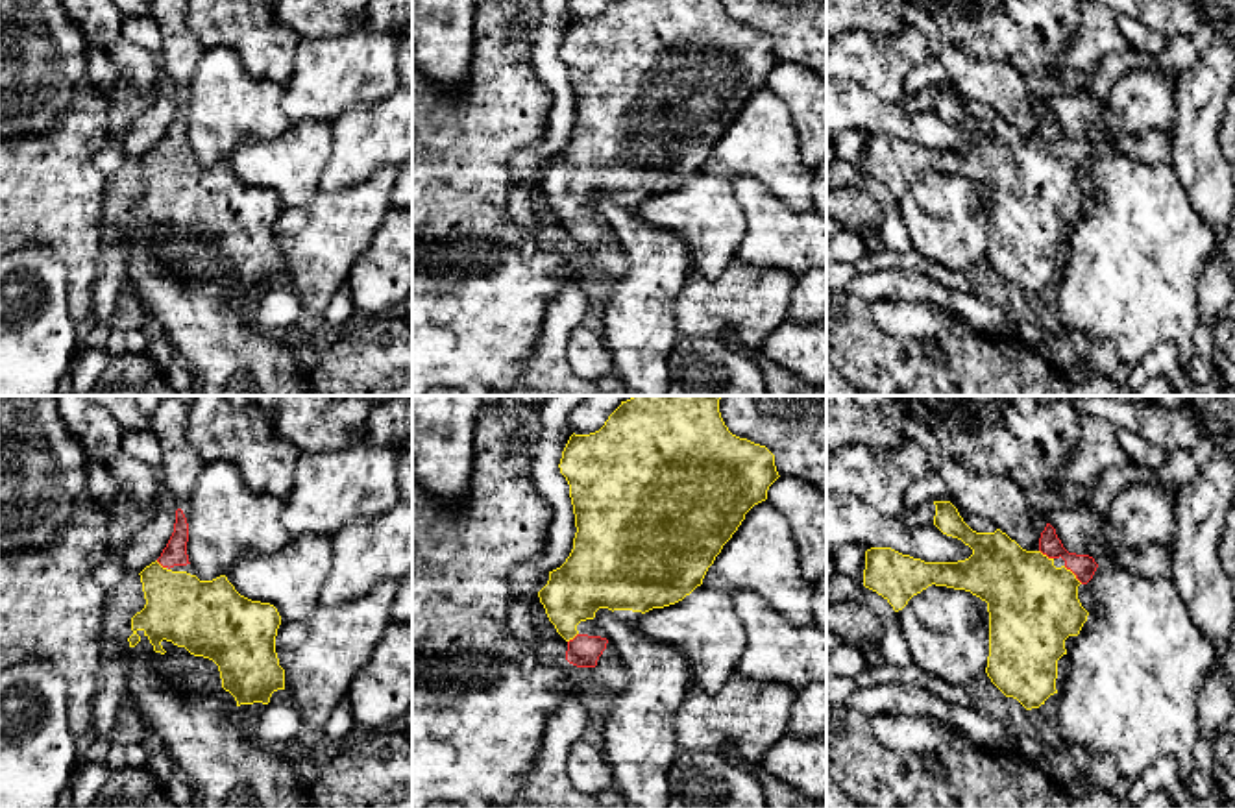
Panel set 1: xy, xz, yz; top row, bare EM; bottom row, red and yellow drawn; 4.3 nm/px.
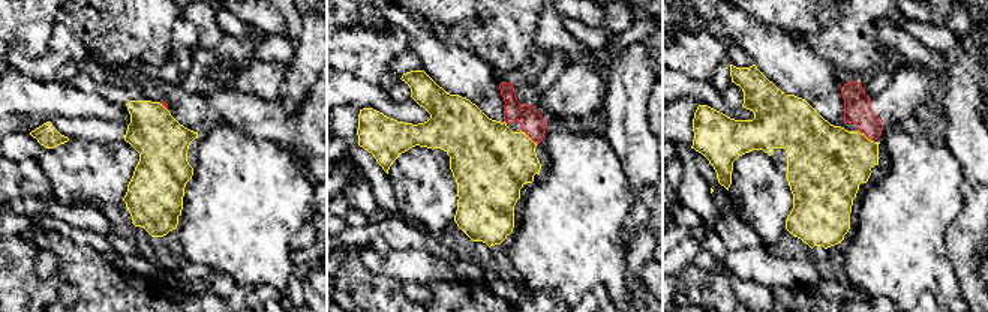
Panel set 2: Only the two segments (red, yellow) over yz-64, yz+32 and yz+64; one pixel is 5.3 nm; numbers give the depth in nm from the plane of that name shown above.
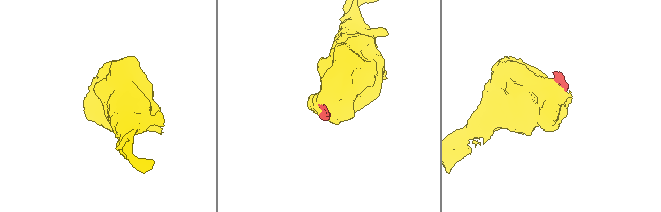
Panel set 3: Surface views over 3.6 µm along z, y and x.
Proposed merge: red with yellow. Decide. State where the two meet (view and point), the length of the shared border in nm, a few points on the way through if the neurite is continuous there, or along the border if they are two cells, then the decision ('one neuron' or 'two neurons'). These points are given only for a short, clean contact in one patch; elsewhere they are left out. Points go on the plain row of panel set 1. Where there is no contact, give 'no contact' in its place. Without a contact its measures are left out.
contact yz (1073, 158); length 120 nm; way yz (1084, 152), (1073, 158), (1034, 193); one neuron

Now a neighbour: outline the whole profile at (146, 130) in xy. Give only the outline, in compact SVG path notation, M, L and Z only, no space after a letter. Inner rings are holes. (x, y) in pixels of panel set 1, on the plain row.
M166 91L139 113L131 120L131 128L124 139L126 155L141 159L146 152L155 148L174 118L174 109L176 96Z

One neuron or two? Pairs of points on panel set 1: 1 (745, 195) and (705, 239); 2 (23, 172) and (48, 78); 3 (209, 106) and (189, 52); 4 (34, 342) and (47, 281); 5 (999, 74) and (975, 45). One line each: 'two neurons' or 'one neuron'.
1: two neurons
2: two neurons
3: two neurons
4: one neuron
5: two neurons

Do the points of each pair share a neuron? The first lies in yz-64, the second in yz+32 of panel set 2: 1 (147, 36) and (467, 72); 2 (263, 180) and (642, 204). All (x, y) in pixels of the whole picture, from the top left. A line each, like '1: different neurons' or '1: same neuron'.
1: different neurons
2: different neurons

